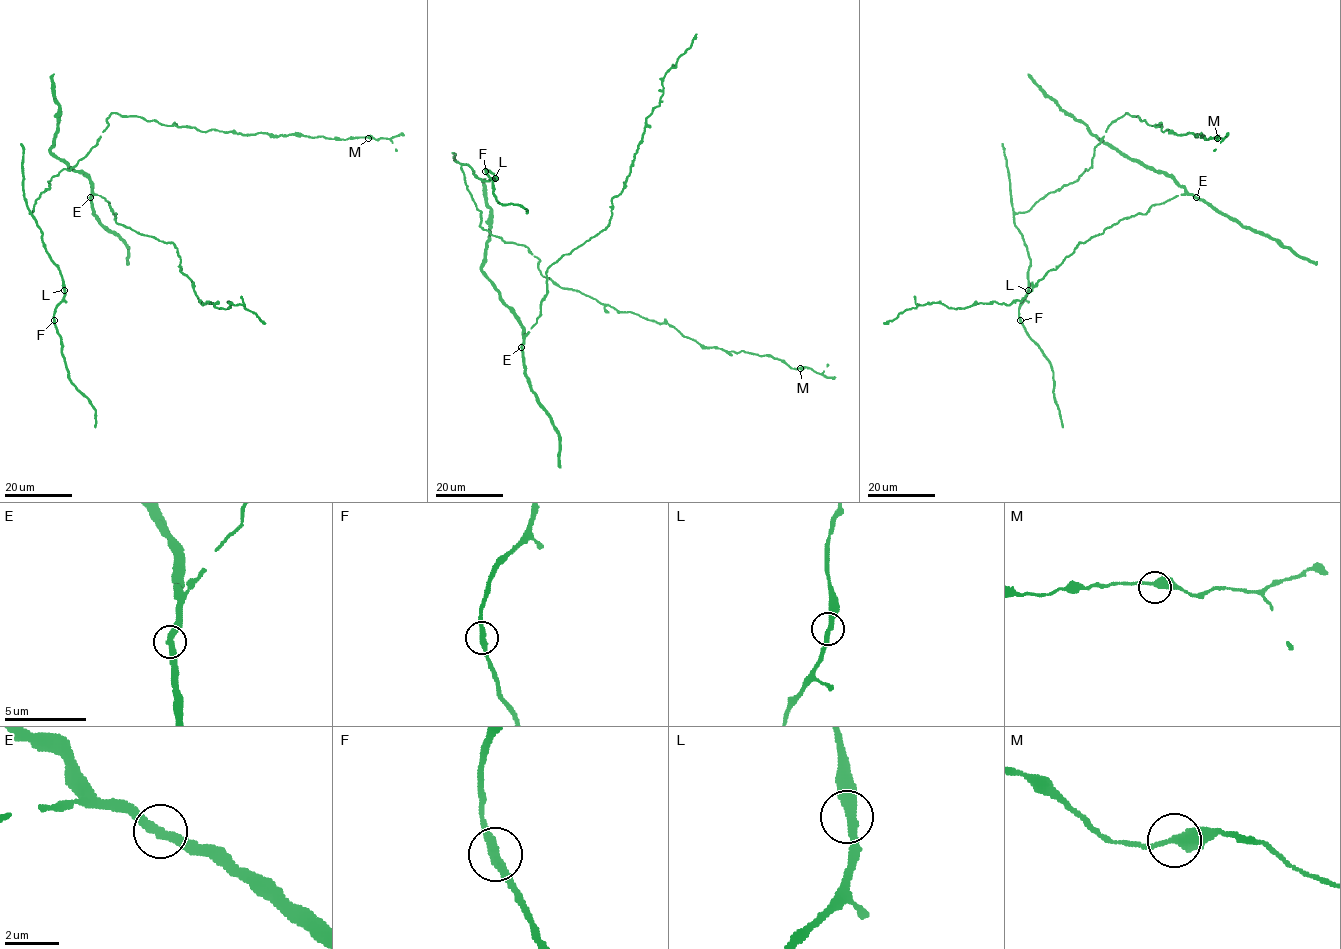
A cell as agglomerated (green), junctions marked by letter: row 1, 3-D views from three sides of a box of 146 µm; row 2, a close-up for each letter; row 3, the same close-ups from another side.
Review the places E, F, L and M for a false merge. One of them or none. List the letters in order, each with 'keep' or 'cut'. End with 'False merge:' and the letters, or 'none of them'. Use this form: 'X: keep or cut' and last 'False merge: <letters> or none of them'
E: keep
F: keep
L: keep
M: keep
False merge: none of them

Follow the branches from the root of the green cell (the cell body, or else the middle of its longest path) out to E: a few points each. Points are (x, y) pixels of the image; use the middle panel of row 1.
E: (500, 295), (501, 300), (521, 326), (521, 347)

